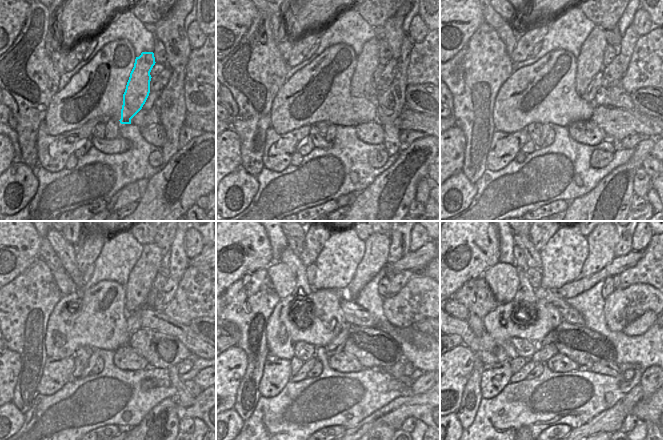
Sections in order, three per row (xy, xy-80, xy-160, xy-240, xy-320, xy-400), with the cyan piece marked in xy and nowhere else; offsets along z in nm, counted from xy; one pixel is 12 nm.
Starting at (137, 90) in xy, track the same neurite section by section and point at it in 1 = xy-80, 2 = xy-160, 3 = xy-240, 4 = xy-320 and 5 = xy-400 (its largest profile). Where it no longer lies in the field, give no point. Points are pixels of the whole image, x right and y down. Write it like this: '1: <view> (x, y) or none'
1: xy-80 (362, 85)
2: xy-160 (590, 60)
3: xy-240 (141, 279)
4: xy-320 (376, 256)
5: xy-400 (602, 241)

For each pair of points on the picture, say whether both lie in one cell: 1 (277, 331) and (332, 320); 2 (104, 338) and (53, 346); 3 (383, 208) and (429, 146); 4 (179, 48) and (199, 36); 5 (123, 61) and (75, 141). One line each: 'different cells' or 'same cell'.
1: same cell
2: same cell
3: same cell
4: different cells
5: different cells

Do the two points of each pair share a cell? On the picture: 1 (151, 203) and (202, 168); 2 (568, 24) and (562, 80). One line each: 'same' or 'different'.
1: same
2: different

